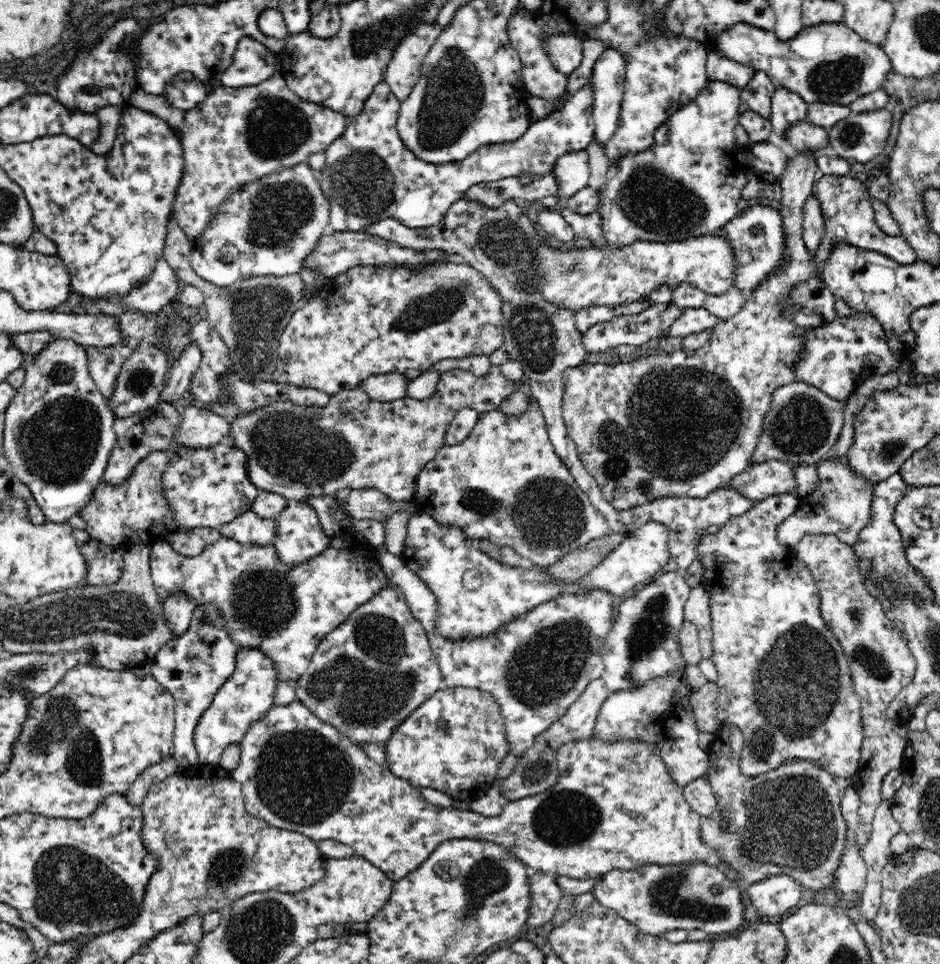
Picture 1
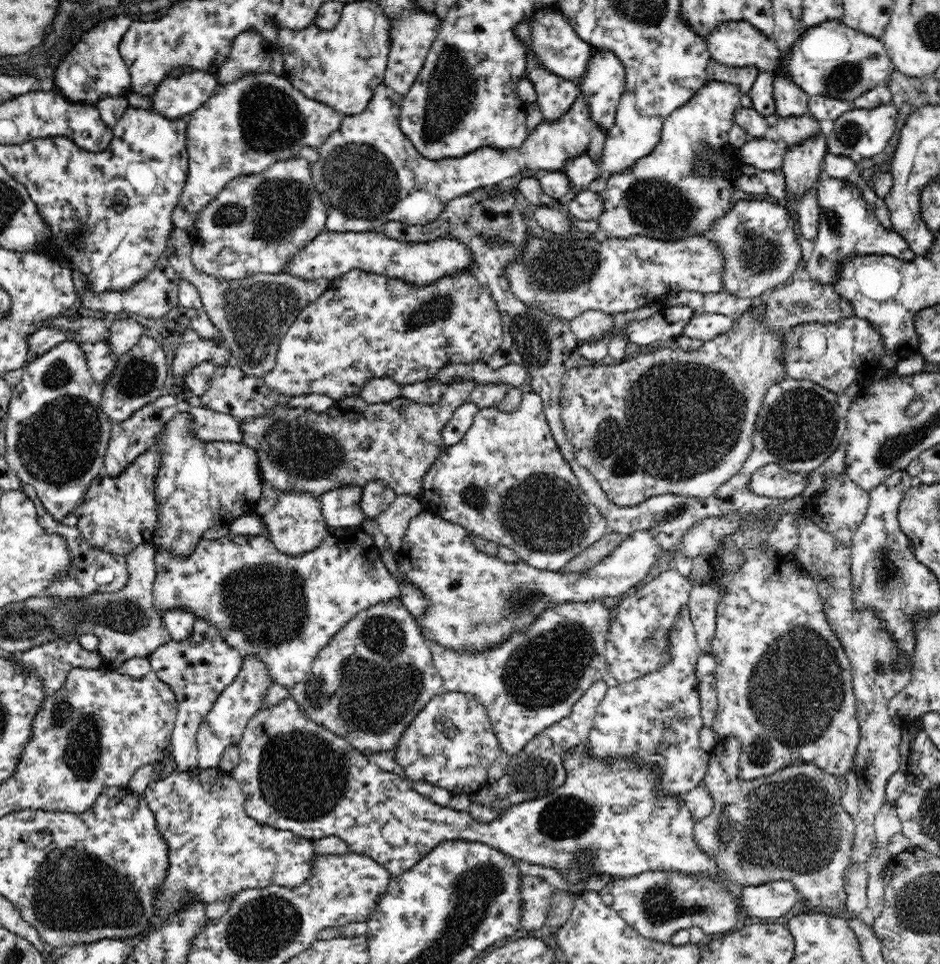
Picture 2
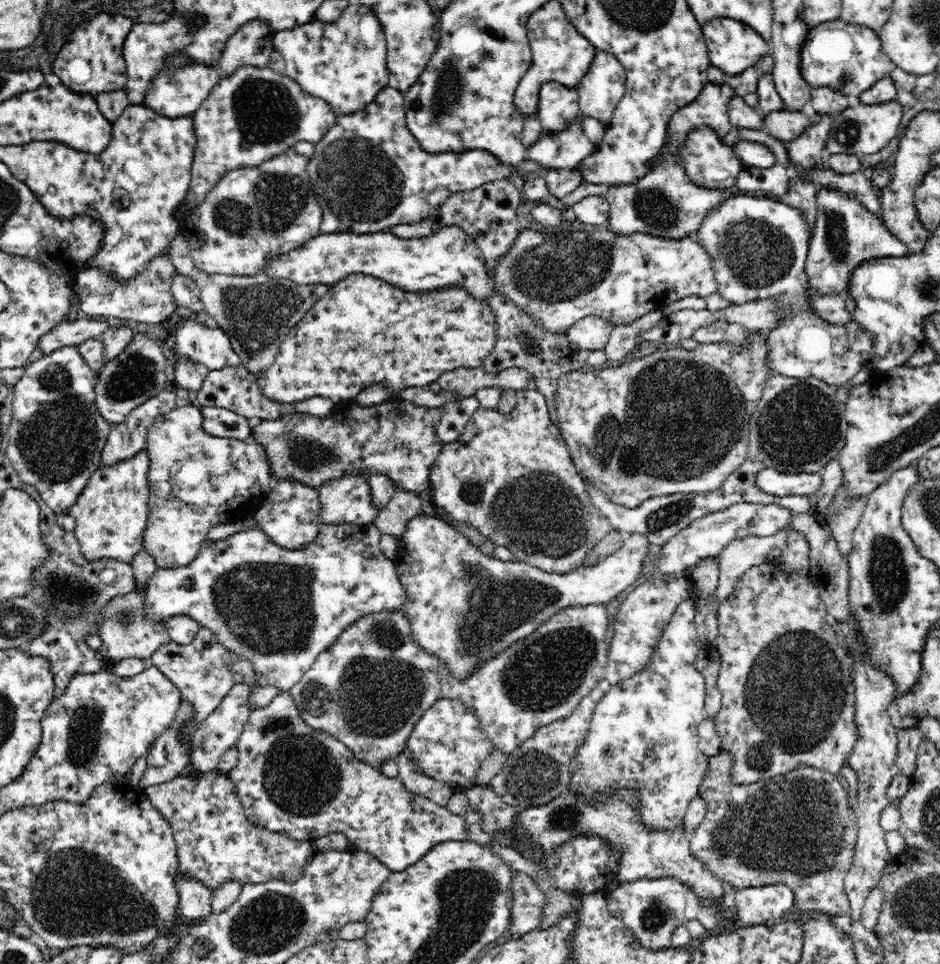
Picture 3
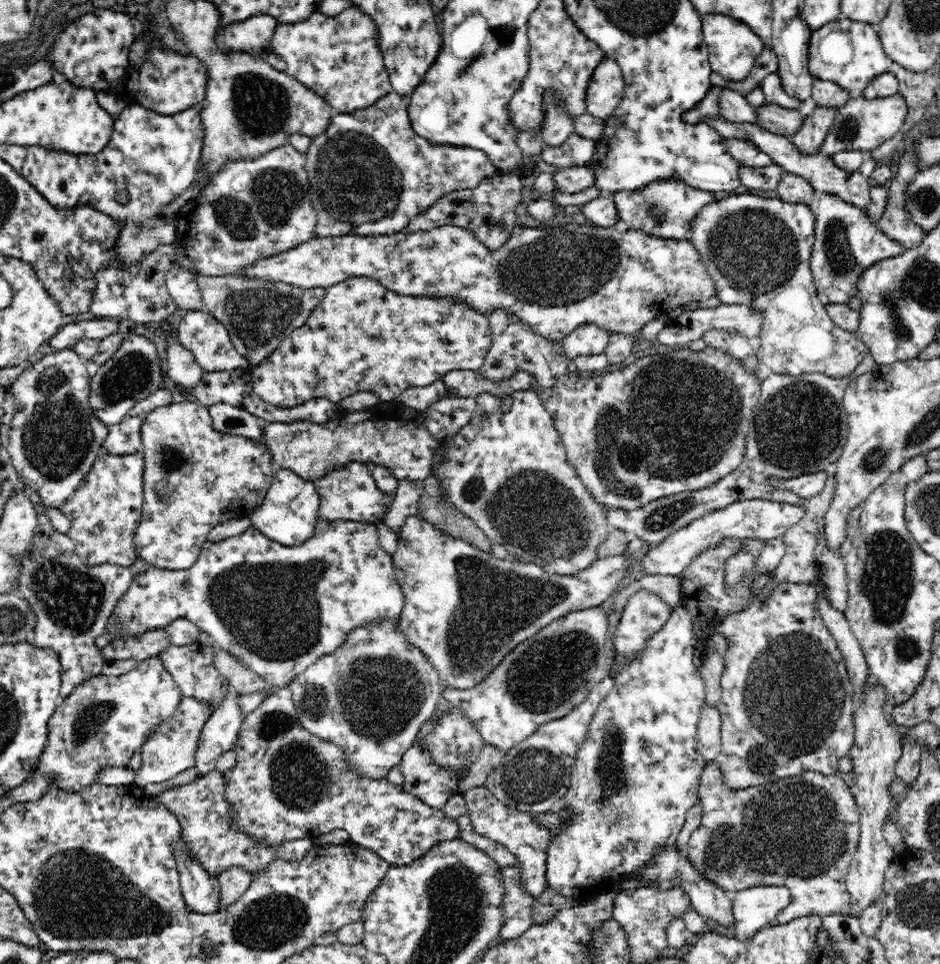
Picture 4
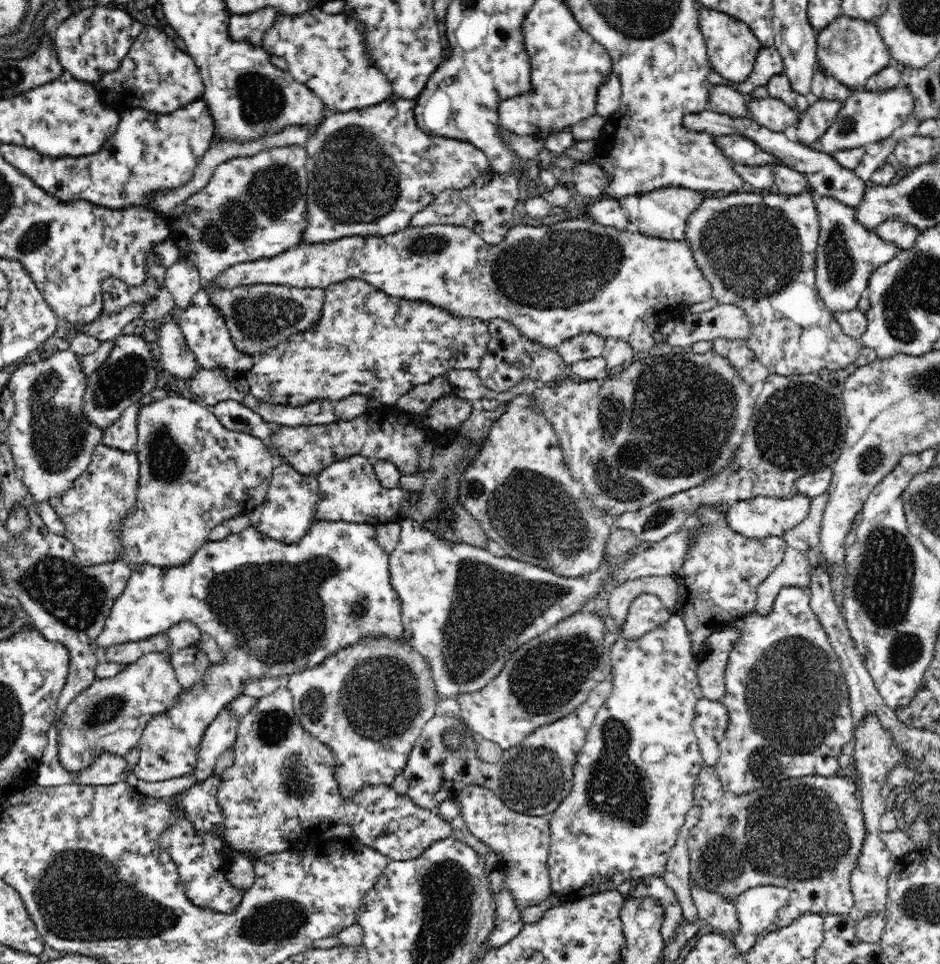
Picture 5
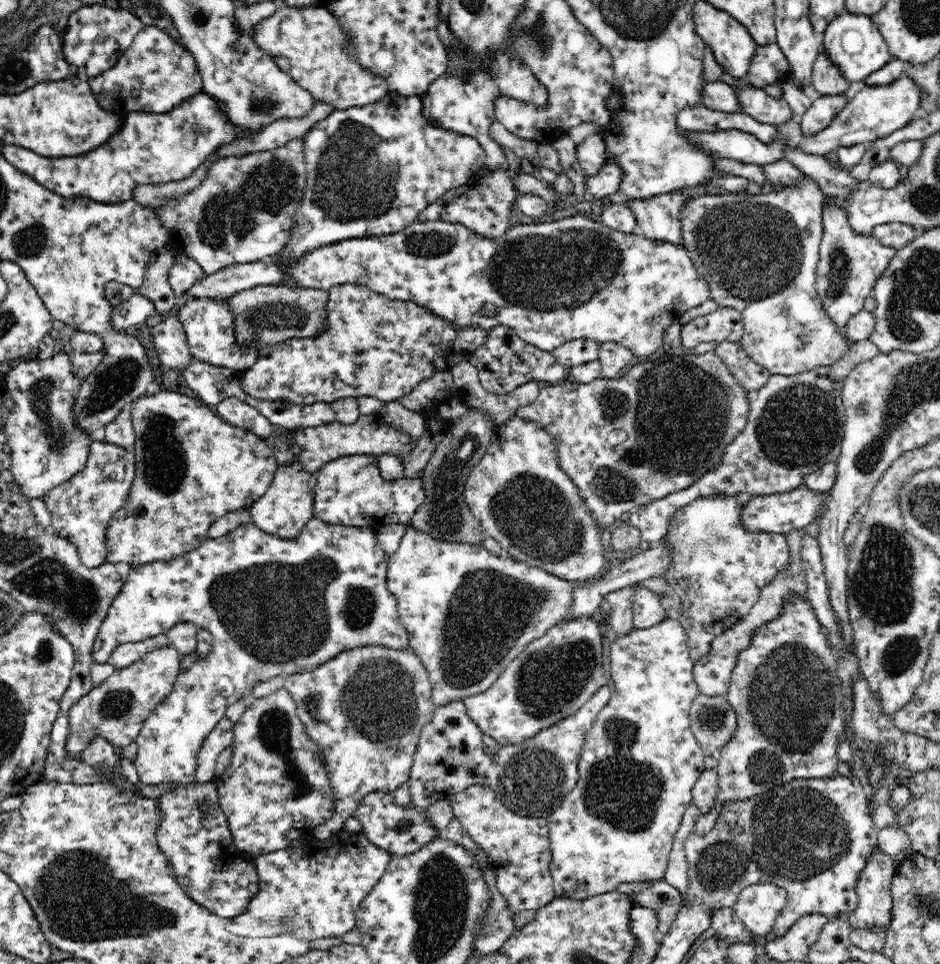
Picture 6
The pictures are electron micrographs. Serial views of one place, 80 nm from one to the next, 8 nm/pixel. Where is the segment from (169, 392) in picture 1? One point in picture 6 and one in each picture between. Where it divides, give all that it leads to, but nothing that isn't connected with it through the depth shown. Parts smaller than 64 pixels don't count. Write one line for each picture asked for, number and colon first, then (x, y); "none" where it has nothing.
2: (192, 350)
3: (210, 346)
4: (210, 343)
5: (207, 336)
6: (209, 326)

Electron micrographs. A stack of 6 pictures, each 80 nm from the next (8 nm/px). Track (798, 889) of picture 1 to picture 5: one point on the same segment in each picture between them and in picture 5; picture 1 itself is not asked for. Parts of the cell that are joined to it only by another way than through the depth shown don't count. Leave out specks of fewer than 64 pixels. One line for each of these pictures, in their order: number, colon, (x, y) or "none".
2: (773, 899)
3: (756, 905)
4: (753, 908)
5: (756, 908)

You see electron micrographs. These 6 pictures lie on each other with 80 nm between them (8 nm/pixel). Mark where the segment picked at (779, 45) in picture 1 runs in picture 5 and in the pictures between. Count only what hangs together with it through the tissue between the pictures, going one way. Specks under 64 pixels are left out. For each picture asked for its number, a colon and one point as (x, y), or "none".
2: (832, 59)
3: (848, 58)
4: (849, 53)
5: (851, 50)

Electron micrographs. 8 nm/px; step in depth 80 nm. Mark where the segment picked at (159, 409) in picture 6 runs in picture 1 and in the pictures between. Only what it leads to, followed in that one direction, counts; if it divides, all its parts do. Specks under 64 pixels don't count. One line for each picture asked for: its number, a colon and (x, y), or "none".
1: (206, 487)
2: (199, 485)
3: (197, 481)
4: (195, 477)
5: (194, 473)

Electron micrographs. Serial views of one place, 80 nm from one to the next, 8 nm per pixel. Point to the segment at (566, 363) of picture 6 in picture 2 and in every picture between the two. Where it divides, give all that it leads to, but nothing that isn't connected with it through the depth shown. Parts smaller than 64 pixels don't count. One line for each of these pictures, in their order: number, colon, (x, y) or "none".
2: (590, 325)
3: (590, 333)
4: (588, 339)
5: (584, 345)

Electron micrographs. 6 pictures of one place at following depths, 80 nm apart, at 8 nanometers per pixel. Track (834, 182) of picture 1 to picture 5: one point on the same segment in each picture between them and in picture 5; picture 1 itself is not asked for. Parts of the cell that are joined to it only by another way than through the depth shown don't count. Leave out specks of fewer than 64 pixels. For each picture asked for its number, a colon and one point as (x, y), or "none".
2: (848, 227)
3: (846, 234)
4: (847, 241)
5: (848, 253)

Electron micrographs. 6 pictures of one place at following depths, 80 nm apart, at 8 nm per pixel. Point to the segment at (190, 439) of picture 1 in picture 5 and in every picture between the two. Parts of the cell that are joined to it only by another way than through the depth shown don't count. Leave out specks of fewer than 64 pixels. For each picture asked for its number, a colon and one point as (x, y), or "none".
2: (208, 425)
3: (219, 421)
4: (231, 420)
5: (233, 415)

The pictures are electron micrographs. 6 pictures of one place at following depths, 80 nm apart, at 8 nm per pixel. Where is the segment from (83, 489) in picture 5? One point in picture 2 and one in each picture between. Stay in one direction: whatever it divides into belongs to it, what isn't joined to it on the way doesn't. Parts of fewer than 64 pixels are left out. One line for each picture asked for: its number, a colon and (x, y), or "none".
2: (119, 512)
3: (111, 513)
4: (104, 511)

